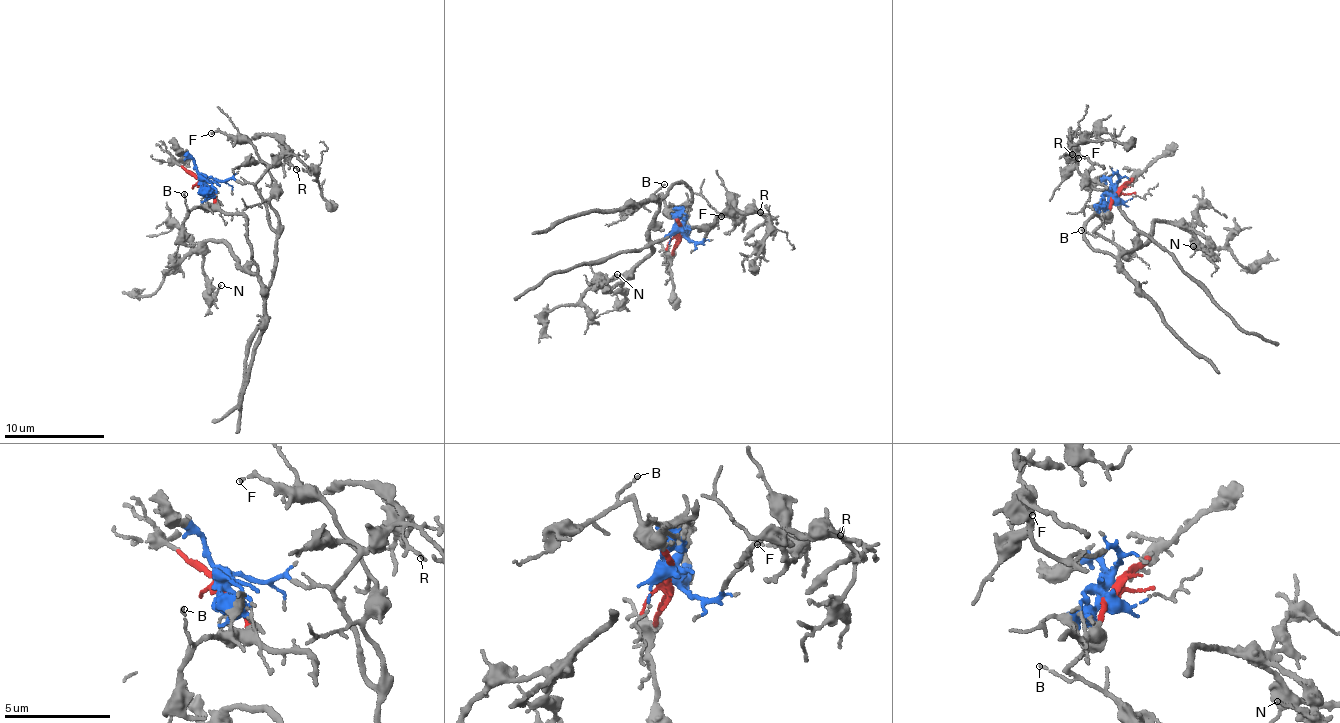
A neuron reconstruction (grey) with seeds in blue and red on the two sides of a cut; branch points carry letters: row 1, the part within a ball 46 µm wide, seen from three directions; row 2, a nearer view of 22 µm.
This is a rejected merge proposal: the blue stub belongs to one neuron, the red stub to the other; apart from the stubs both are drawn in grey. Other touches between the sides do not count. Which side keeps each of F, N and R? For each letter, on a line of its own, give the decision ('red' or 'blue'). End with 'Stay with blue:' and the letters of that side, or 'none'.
F: blue
N: red
R: blue
Stay with blue: F, R

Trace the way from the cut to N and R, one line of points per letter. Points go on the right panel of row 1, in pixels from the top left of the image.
N: (1118, 190), (1111, 210), (1087, 220), (1084, 241), (1127, 253), (1152, 226), (1184, 223), (1208, 249), (1193, 246)
R: (1118, 190), (1119, 177), (1113, 172), (1091, 179), (1080, 173), (1068, 148), (1073, 153)

